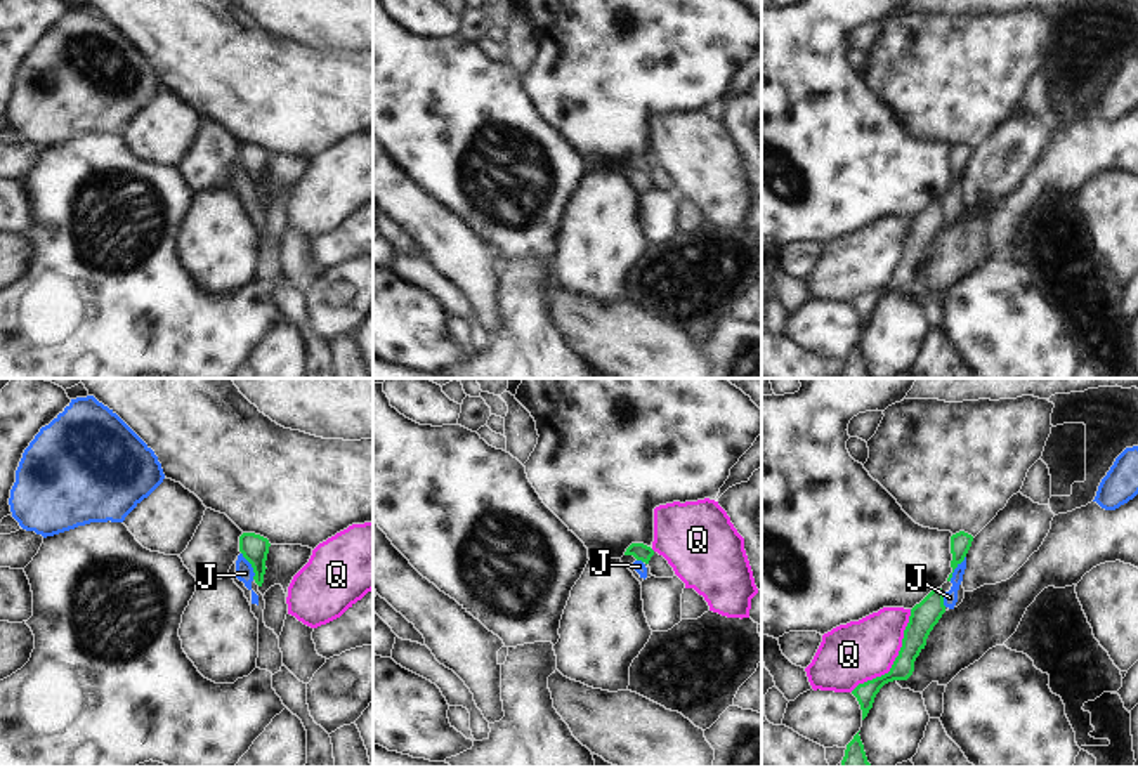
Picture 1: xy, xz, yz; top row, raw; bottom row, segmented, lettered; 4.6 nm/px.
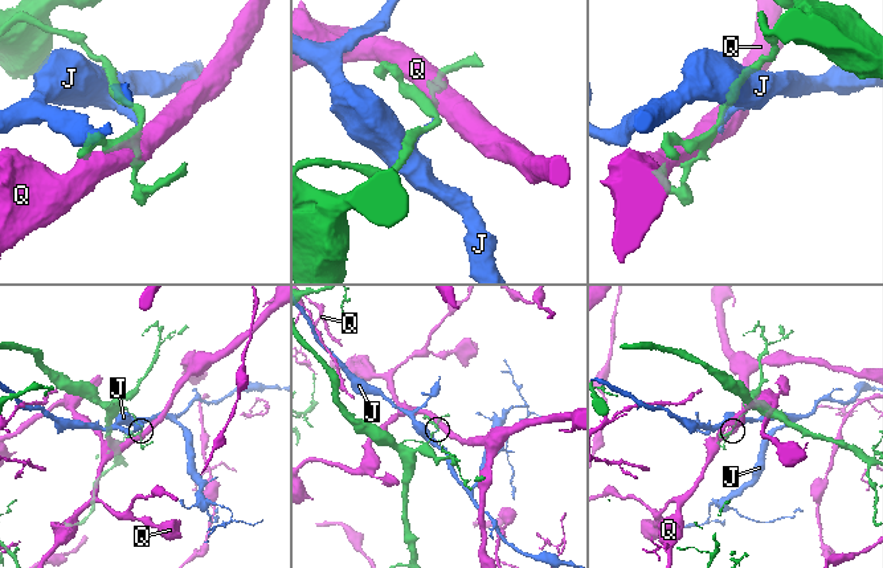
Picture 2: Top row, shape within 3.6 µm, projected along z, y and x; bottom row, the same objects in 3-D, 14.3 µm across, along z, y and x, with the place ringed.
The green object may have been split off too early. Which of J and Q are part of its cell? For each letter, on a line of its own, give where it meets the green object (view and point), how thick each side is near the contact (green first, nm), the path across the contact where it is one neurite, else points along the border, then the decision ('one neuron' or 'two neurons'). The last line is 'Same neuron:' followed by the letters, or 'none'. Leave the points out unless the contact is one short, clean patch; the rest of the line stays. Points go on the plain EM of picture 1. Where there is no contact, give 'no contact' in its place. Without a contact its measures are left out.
J: contact xy (252, 177); calibres 130 and 80 nm; two neurons
Q: contact yz (896, 271); calibres 130 and 280 nm; two neurons
Same neuron: none

